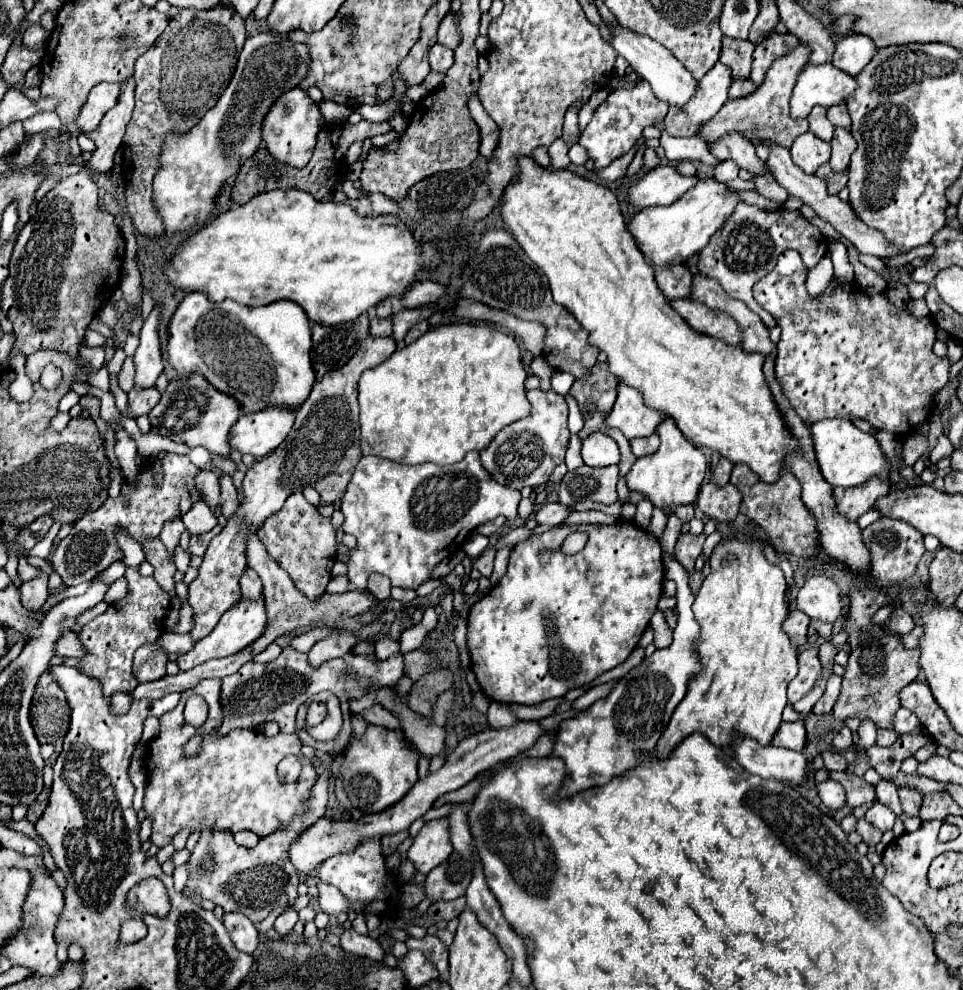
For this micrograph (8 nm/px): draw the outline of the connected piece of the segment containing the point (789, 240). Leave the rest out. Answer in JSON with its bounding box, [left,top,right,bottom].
[697,202,829,328]

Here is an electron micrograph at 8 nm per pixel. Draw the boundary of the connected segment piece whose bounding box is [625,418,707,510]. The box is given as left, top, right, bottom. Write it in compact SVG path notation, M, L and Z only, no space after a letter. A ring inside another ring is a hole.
M665 418L659 424L657 434L661 438L659 450L647 458L639 458L633 464L631 472L625 478L627 488L643 494L655 508L661 510L673 510L677 506L693 504L707 472L707 460L703 452L693 442L689 442L679 428L675 428L675 422L671 418Z

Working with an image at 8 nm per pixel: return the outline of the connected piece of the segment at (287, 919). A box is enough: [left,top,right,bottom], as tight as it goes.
[275,908,299,936]

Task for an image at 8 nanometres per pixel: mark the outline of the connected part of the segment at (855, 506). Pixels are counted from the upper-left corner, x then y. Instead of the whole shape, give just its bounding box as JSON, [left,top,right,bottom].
[833,480,891,520]

